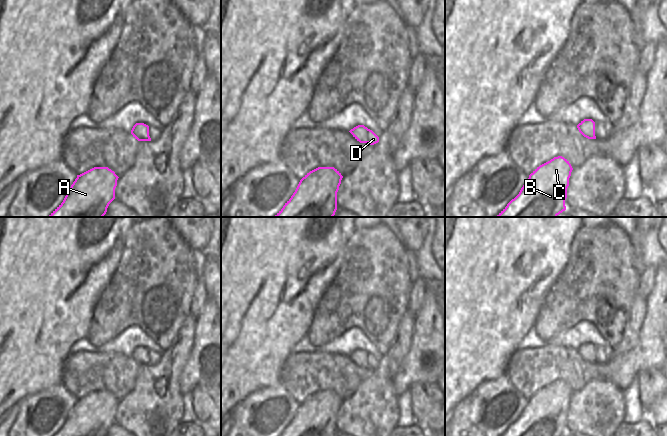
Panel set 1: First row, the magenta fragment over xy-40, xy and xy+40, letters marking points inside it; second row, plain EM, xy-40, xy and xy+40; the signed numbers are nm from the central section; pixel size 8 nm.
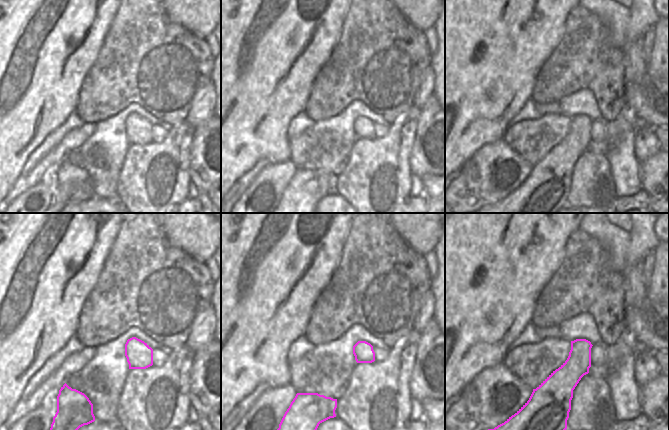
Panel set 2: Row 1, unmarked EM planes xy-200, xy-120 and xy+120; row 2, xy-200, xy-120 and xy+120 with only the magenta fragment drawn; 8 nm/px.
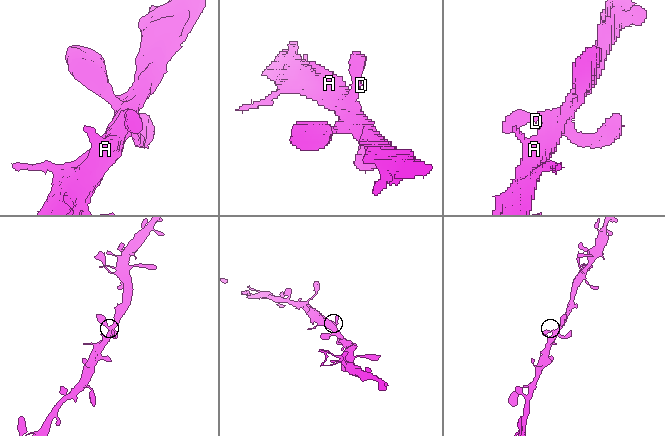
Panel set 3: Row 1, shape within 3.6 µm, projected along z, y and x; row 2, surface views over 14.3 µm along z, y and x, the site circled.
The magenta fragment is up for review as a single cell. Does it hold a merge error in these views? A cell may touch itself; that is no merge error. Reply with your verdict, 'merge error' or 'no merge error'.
no merge error

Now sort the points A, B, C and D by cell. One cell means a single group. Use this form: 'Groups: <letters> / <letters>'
Groups: A B C D.

